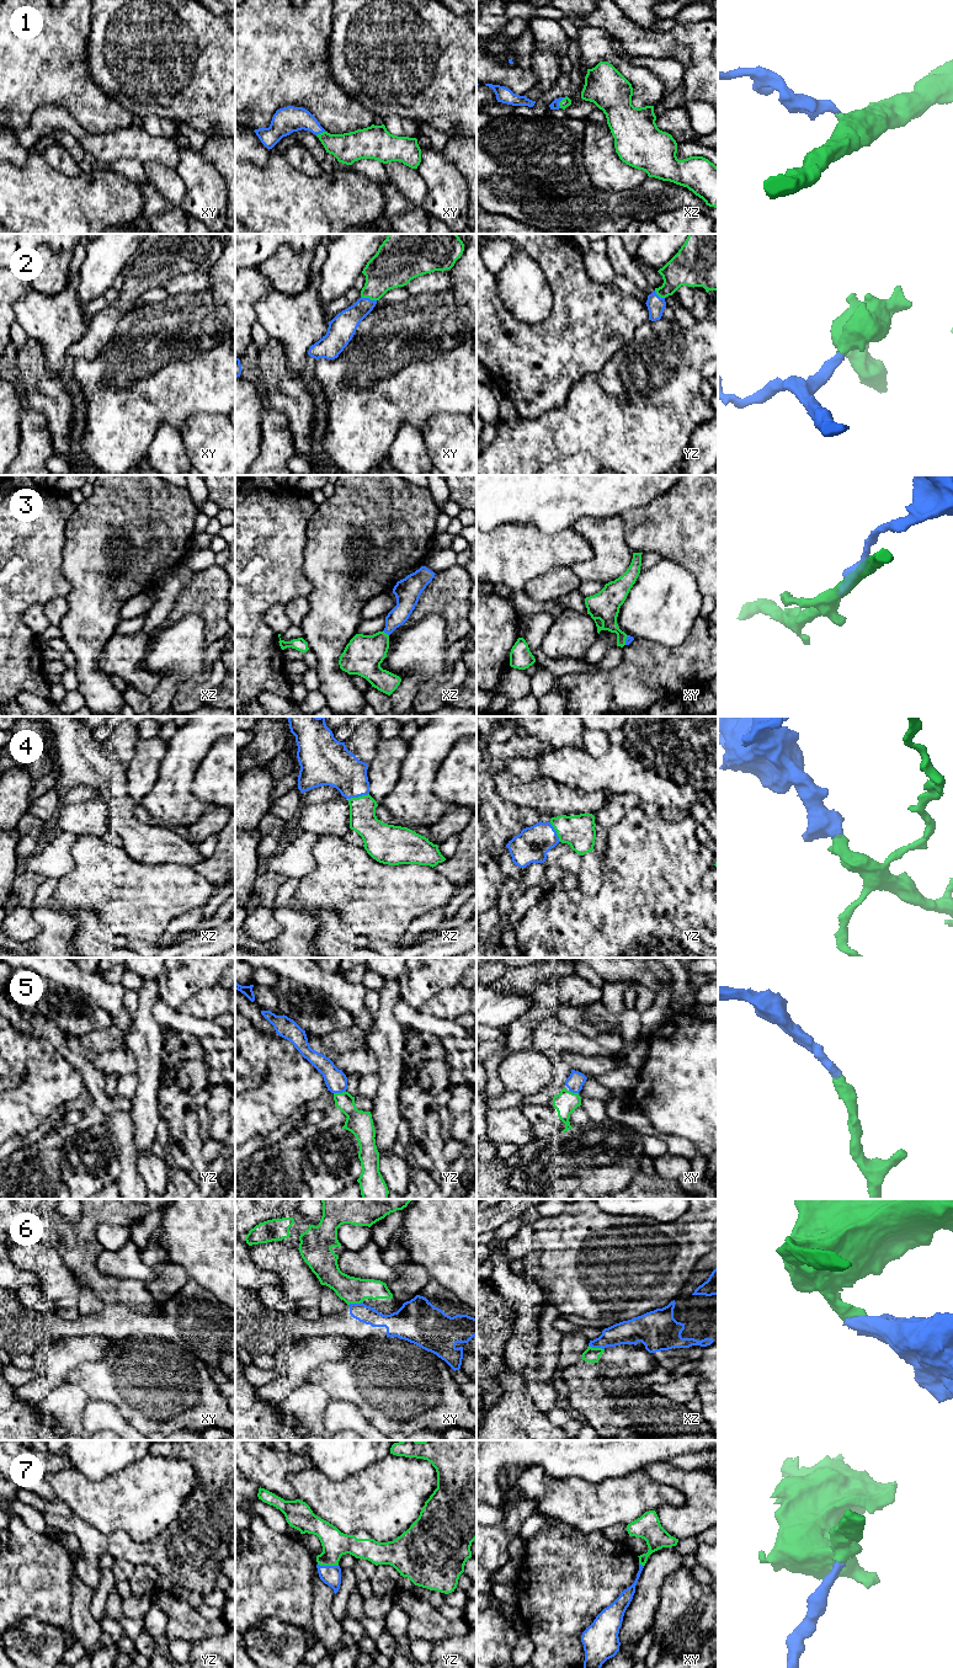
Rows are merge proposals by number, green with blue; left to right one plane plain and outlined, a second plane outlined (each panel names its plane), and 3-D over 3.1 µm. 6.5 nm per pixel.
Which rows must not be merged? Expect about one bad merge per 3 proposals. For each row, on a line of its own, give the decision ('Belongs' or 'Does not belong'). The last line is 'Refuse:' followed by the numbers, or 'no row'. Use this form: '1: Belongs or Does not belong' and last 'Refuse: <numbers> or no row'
1: Belongs
2: Belongs
3: Does not belong
4: Belongs
5: Belongs
6: Does not belong
7: Belongs
Refuse: 3, 6

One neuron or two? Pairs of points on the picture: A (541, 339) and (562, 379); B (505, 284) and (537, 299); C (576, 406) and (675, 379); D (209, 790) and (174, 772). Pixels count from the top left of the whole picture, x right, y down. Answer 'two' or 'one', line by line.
A: one
B: one
C: one
D: two

